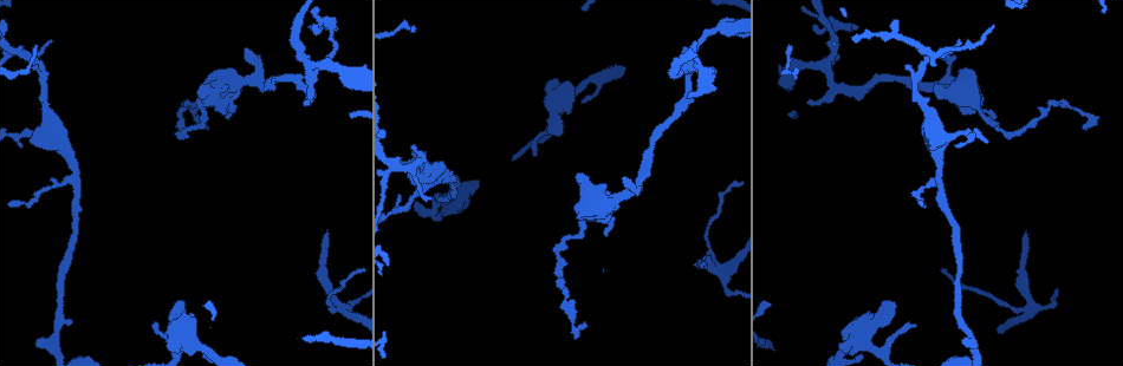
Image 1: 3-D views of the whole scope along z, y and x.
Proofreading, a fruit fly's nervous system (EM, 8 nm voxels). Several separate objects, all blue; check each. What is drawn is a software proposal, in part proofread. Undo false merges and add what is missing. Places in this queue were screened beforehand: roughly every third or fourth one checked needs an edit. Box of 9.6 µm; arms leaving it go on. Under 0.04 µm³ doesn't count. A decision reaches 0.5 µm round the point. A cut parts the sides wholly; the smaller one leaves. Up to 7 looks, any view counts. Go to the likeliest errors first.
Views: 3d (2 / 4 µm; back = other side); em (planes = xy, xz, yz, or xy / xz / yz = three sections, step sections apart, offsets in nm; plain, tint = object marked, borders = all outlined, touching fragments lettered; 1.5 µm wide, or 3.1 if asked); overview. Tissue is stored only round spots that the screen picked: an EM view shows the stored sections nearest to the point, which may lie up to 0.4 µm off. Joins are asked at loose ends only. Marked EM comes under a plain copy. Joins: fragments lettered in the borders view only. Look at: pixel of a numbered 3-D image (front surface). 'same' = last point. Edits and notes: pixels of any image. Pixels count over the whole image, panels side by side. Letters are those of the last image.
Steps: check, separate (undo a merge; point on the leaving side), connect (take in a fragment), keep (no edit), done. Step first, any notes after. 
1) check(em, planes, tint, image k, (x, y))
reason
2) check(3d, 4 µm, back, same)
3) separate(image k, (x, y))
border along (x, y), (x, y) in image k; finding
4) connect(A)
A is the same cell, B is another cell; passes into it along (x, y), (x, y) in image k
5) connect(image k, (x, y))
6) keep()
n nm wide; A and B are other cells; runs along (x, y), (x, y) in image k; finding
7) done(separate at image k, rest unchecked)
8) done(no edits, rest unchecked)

check(3d, 4 µm, image 1, (1025, 233))

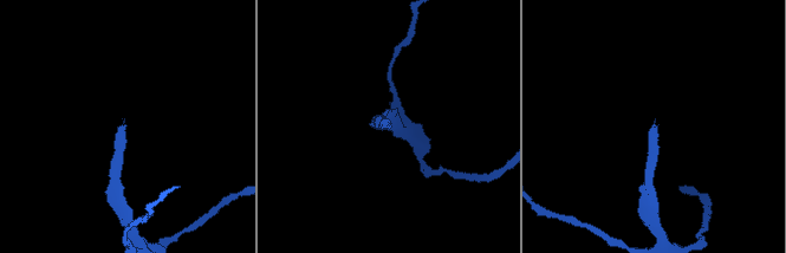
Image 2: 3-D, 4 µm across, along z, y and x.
check(em, xy, step 4, borders, image 2, (390, 127))
shape alone is not enough

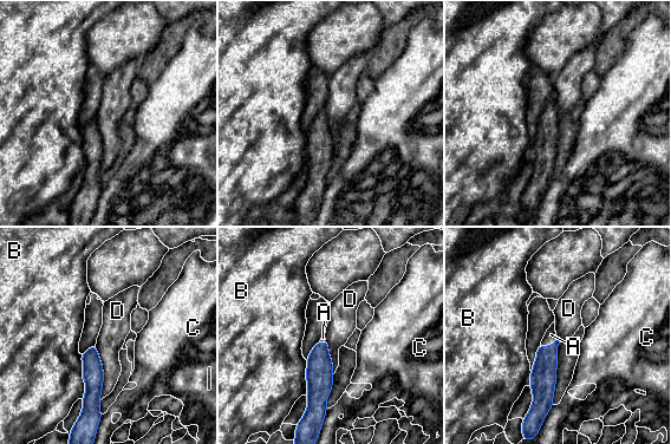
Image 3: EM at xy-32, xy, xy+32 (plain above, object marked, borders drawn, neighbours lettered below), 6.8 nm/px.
connect(A)
A is the same cell, B, C and D are other cells; passes into it along (544, 374), (551, 344), (551, 334) in image 3; the cell continues

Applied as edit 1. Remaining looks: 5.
check(em, planes, tint, image 1, (837, 27))
sharp bend

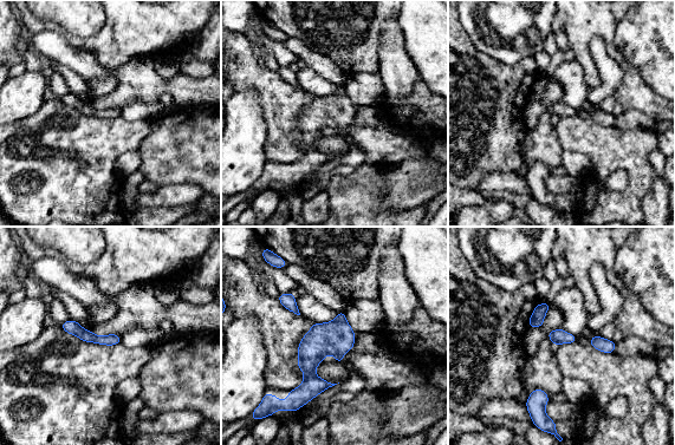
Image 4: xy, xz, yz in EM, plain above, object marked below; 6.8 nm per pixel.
check(em, planes, borders, same)

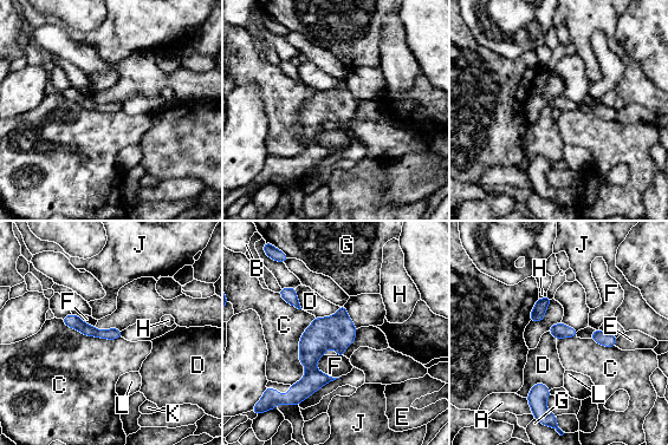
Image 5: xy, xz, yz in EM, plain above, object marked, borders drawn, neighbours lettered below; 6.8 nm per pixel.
keep()
A, B, C, D, E, F, G, H, J, K and L are other cells; runs along (342, 308), (311, 349), (302, 396) in image 5; all the same cell

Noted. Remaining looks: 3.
done(connect at image 3, rest unchecked)

